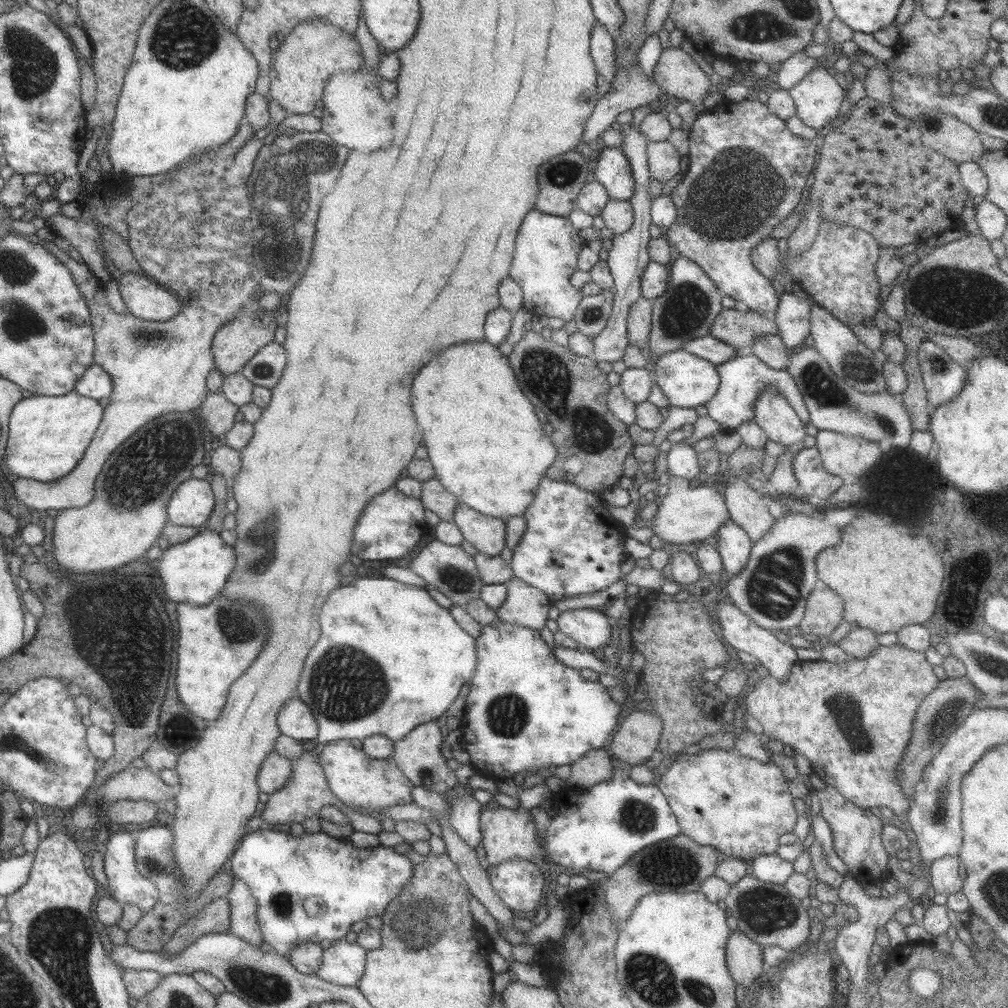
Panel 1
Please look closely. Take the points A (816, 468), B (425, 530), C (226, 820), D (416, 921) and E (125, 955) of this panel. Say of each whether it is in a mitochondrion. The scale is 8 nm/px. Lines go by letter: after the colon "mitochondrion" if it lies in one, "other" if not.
A: other
B: other
C: other
D: mitochondrion
E: other

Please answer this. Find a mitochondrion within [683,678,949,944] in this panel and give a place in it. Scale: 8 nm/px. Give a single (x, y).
(765, 912)

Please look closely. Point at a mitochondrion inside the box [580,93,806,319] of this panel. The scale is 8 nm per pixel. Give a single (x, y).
(740, 190)

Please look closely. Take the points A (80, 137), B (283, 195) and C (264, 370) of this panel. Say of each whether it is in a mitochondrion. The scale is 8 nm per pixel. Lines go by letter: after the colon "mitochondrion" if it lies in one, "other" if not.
A: other
B: mitochondrion
C: mitochondrion

